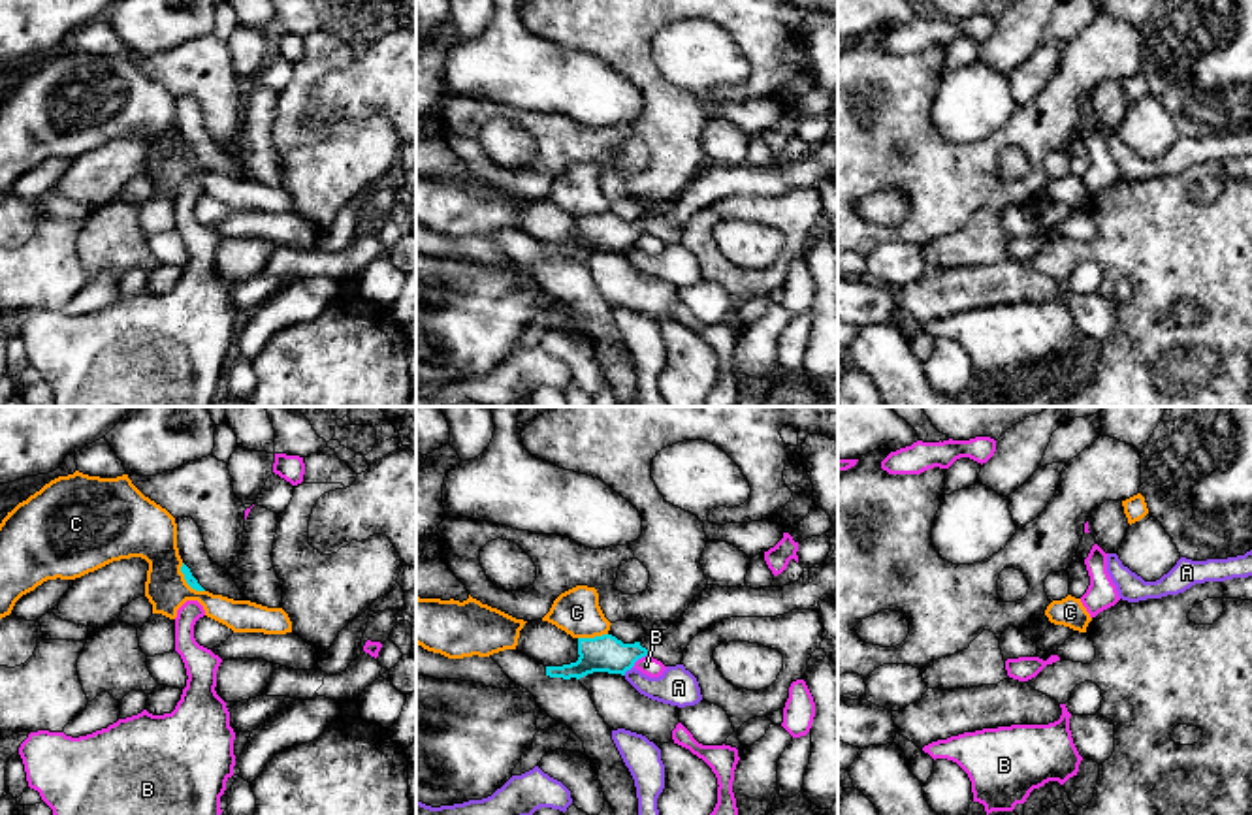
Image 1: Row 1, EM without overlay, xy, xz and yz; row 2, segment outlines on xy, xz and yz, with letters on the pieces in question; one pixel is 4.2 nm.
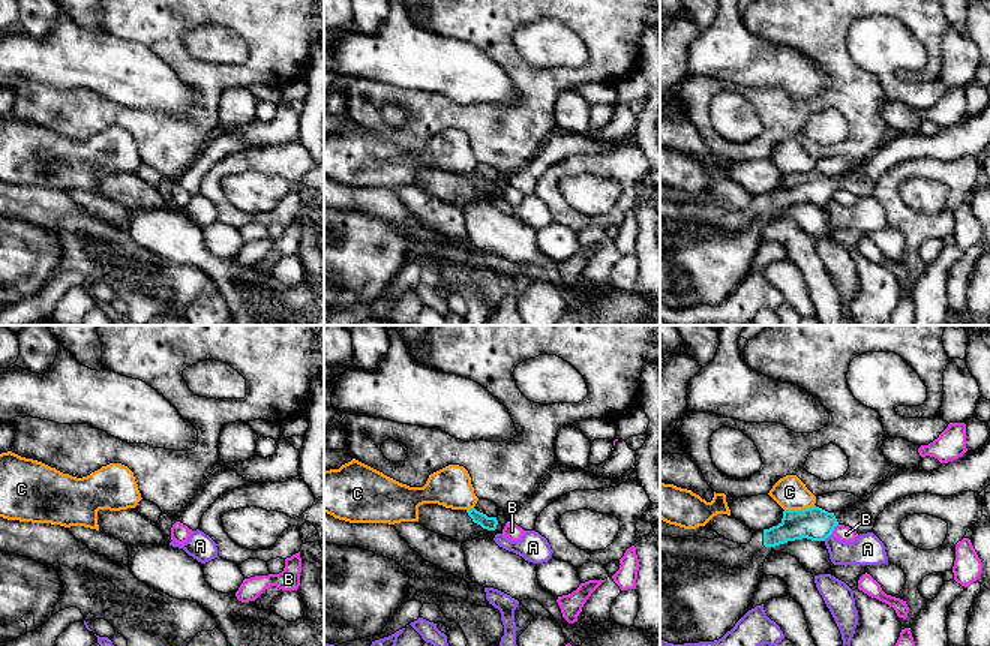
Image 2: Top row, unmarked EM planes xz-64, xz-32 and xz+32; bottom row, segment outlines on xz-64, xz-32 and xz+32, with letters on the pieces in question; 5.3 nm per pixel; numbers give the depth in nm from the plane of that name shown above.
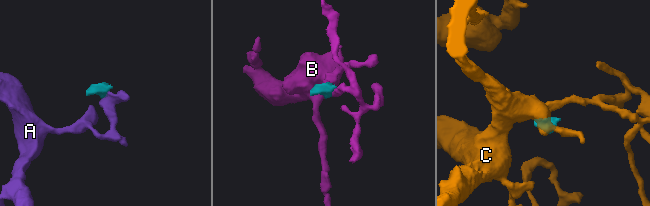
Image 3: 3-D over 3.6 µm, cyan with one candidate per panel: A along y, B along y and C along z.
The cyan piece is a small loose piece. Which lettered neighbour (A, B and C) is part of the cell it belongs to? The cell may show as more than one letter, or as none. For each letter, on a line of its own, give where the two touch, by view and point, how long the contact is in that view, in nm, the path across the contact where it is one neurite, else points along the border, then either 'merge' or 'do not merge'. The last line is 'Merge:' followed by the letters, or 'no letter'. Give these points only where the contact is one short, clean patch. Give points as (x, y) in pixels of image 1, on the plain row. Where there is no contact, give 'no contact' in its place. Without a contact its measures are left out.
A: meets cyan in xz at (627, 247); contact 50 nm long; border along xz (631, 245), (624, 253); do not merge
B: meets cyan in xz at (639, 236); contact 90 nm long; border along xz (646, 232), (631, 245); do not merge
C: meets cyan in xy at (187, 160); contact 160 nm long; border along xy (181, 142), (185, 159), (194, 168), (204, 170); do not merge
Merge: no letter

